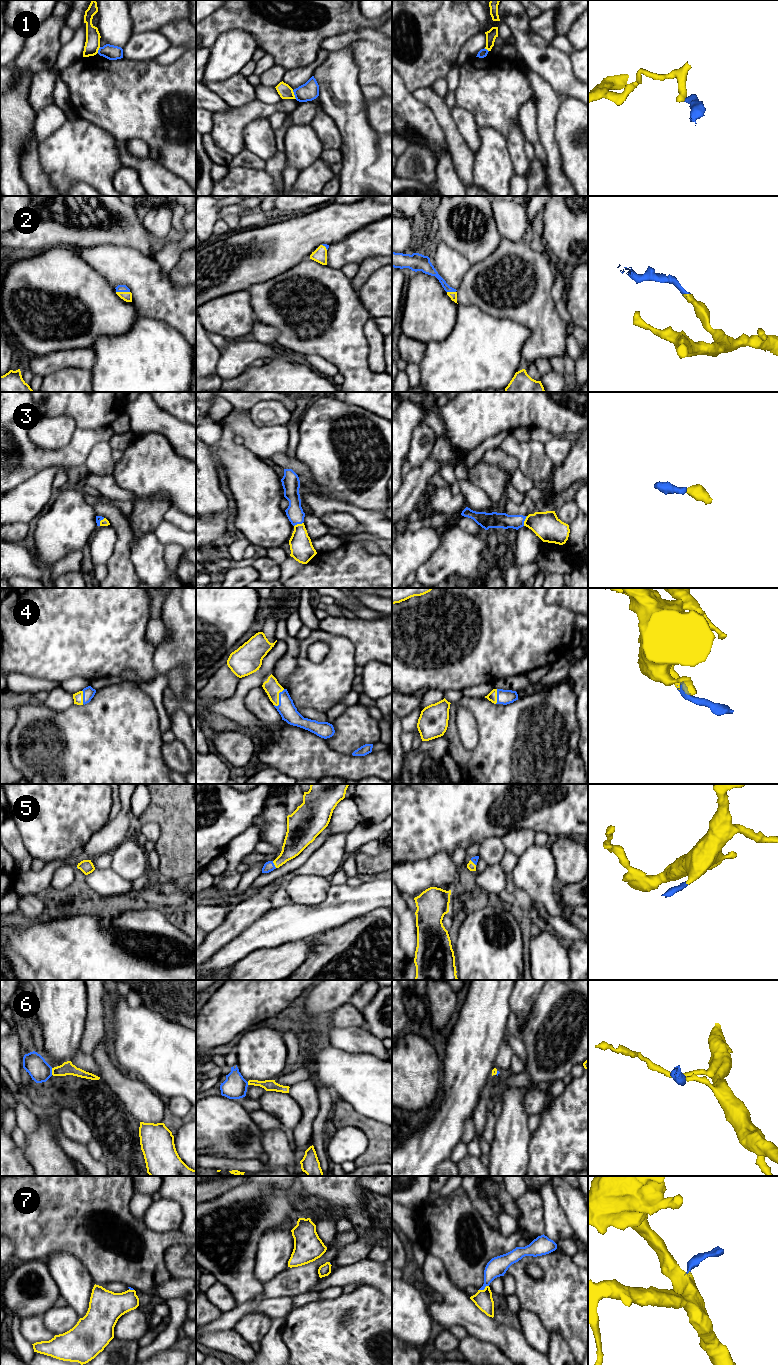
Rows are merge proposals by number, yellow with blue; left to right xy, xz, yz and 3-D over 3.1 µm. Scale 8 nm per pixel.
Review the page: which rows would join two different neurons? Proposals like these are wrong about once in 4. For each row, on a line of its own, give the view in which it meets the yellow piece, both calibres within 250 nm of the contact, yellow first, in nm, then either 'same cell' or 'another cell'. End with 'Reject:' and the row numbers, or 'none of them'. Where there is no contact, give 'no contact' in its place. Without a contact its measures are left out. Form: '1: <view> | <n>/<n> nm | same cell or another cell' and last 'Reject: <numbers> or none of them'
1: xz | 110/150 nm | another cell
2: xy | 80/60 nm | same cell
3: yz | 220/130 nm | same cell
4: xz | 120/140 nm | same cell
5: xz | 180/90 nm | same cell
6: xy | 110/180 nm | another cell
7: yz | 150/160 nm | same cell
Reject: 1, 6

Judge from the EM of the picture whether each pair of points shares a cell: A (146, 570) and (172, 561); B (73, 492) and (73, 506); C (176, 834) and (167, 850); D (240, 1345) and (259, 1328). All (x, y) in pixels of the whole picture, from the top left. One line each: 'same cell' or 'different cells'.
A: different cells
B: same cell
C: same cell
D: different cells

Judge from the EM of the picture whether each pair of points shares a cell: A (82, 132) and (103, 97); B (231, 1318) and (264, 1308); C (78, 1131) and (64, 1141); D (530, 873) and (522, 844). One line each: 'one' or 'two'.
A: two
B: one
C: two
D: two

